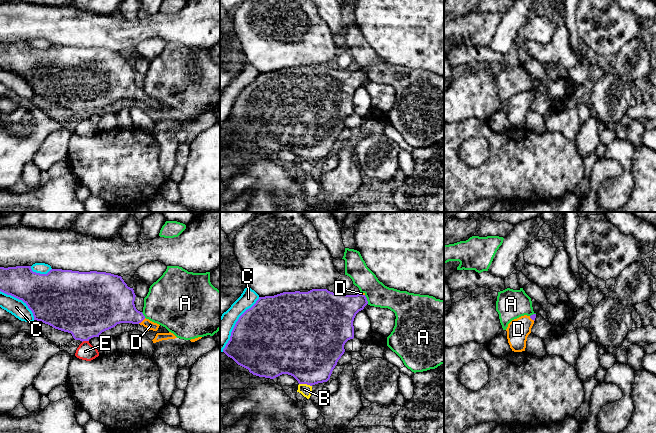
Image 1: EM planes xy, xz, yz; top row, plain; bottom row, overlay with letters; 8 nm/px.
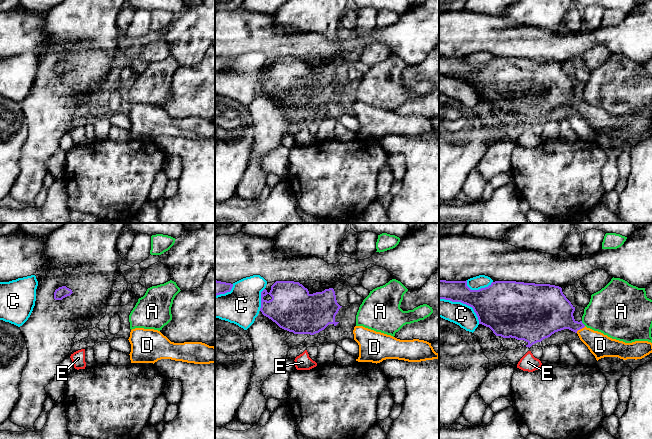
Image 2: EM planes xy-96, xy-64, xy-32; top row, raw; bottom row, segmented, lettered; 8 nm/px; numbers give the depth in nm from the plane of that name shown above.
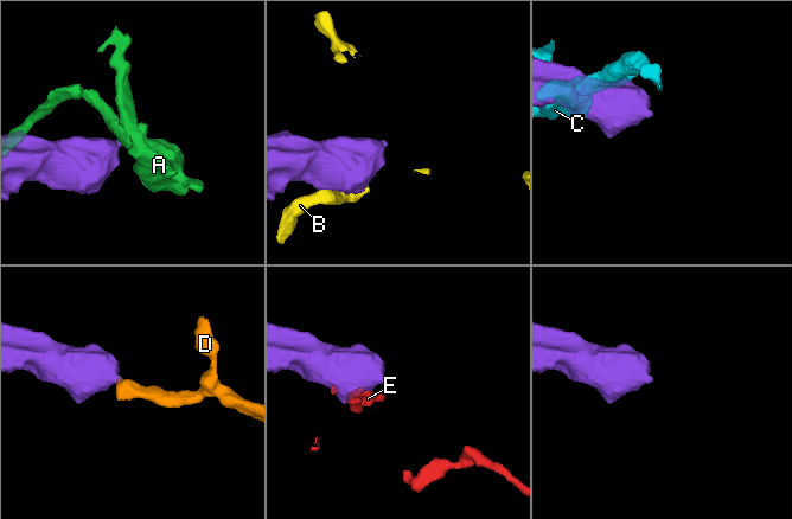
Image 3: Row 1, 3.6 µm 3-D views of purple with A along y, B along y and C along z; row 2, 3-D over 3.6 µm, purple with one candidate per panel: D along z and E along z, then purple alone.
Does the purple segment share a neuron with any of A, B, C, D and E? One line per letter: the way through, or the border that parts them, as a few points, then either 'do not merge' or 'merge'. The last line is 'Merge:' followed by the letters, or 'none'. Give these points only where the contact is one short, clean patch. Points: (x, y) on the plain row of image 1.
A: along xz (364, 71), (368, 79) | do not merge
B: along xz (299, 159), (311, 162) | do not merge
C: do not merge
D: across xy (115, 80), (141, 97), (150, 101) | merge
E: along xy (88, 116), (82, 118) | do not merge
Merge: D

